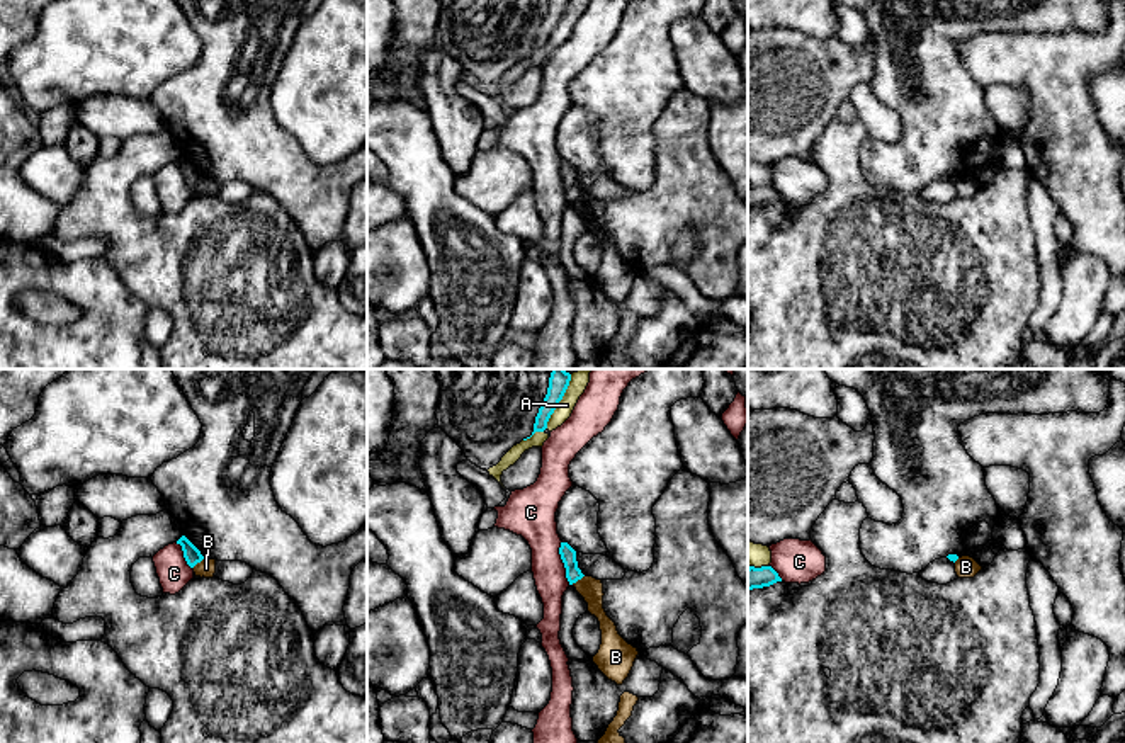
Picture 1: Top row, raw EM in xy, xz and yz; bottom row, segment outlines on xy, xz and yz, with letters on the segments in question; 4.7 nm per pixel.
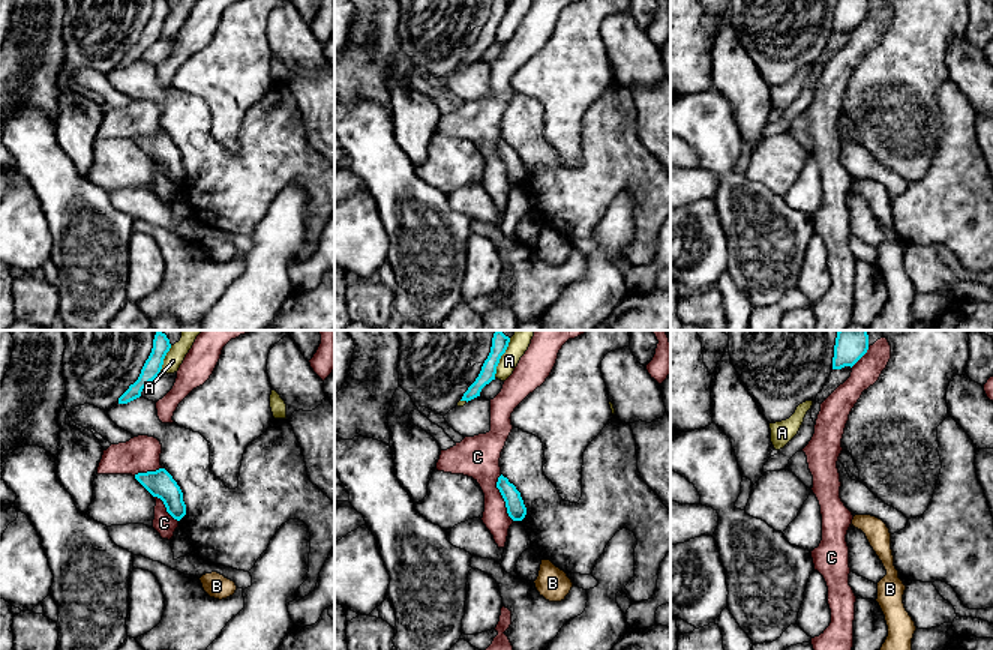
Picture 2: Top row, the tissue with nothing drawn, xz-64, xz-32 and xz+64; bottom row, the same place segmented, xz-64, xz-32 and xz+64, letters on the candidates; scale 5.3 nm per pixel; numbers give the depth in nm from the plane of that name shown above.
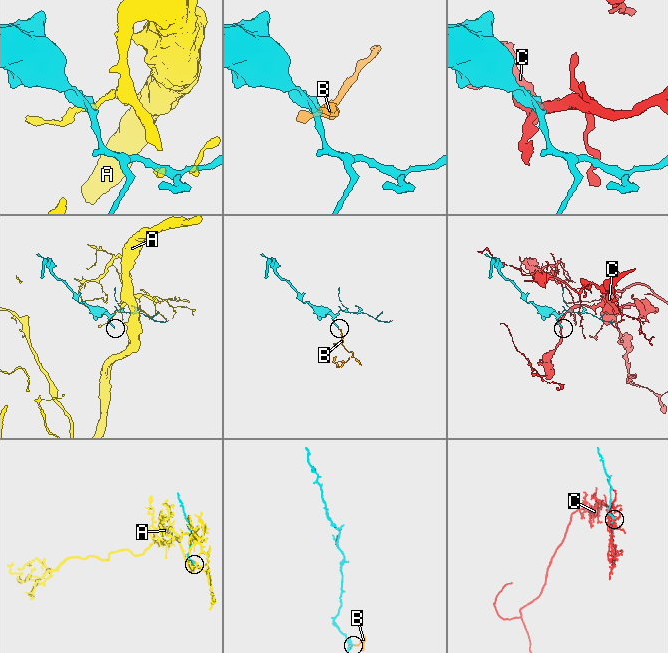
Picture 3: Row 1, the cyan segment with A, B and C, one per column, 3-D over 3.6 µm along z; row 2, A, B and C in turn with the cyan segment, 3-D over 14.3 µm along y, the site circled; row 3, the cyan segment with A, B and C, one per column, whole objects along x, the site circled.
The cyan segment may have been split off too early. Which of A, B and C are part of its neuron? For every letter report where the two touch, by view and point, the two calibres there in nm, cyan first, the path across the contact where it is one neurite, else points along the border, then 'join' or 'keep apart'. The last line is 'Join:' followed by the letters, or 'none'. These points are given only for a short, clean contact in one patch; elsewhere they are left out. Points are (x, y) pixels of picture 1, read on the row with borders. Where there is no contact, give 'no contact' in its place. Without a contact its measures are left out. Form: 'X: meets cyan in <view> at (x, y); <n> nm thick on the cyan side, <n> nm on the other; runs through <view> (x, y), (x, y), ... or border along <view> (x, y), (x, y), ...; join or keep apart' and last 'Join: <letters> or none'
A: meets cyan in xz at (559, 400); 100 nm thick on the cyan side, 90 nm on the other; keep apart
B: meets cyan in xy at (197, 561); 80 nm thick on the cyan side, 90 nm on the other; border along xy (204, 558), (192, 568); keep apart
C: meets cyan in xz at (563, 561); 80 nm thick on the cyan side, 200 nm on the other; keep apart
Join: none

